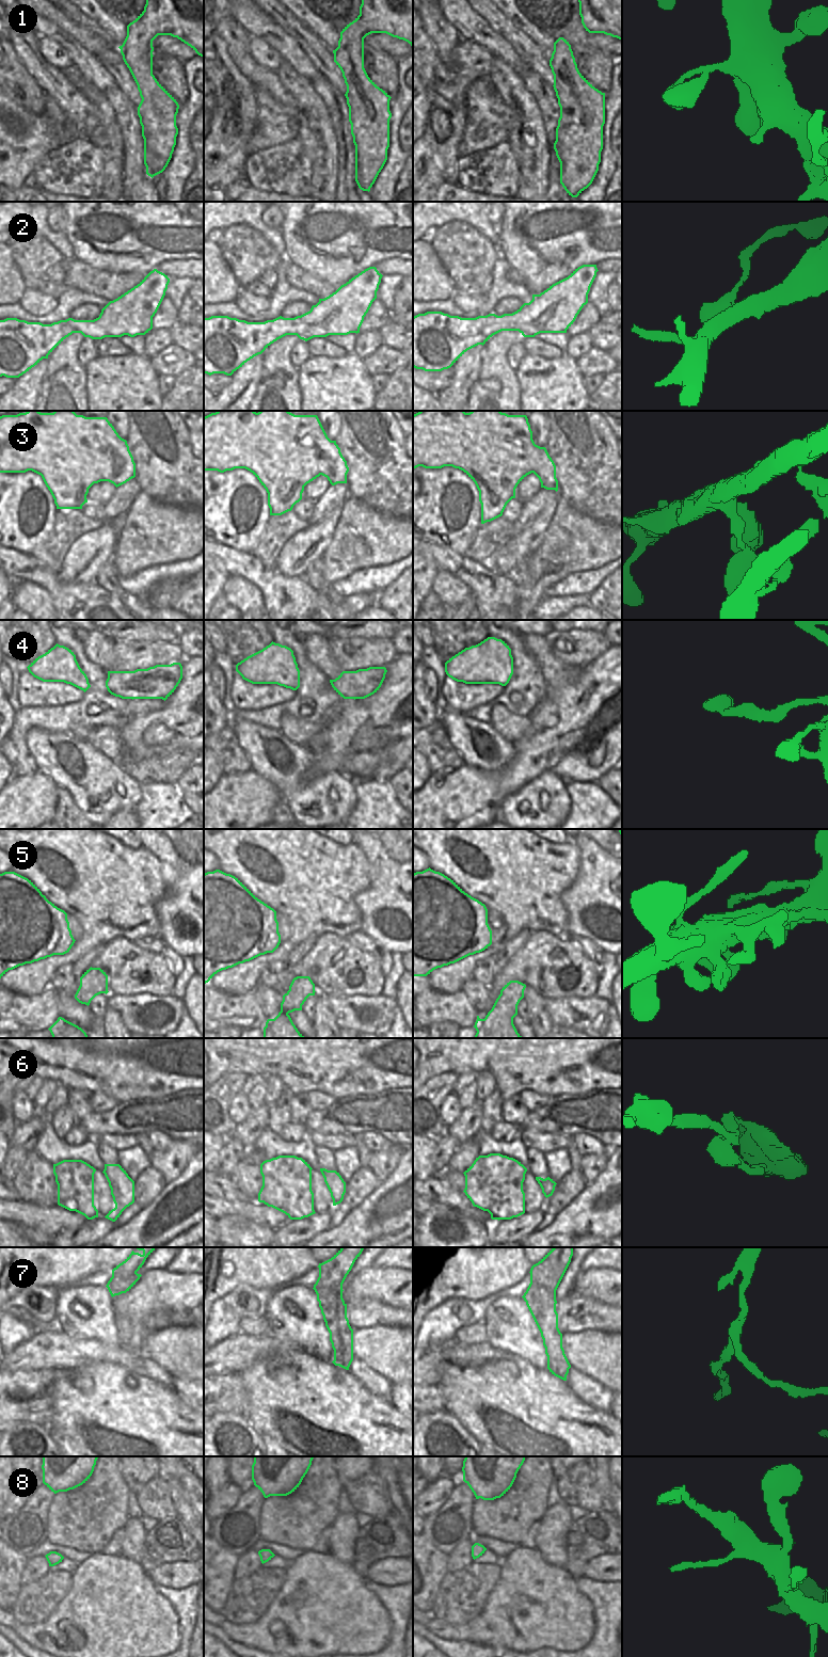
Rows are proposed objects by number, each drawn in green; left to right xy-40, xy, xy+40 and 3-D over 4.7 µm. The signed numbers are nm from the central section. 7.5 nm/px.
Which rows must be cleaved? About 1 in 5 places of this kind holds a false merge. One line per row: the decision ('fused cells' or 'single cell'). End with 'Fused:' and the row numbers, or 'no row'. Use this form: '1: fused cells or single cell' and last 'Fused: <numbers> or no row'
1: single cell
2: single cell
3: single cell
4: single cell
5: single cell
6: single cell
7: fused cells
8: single cell
Fused: 7

